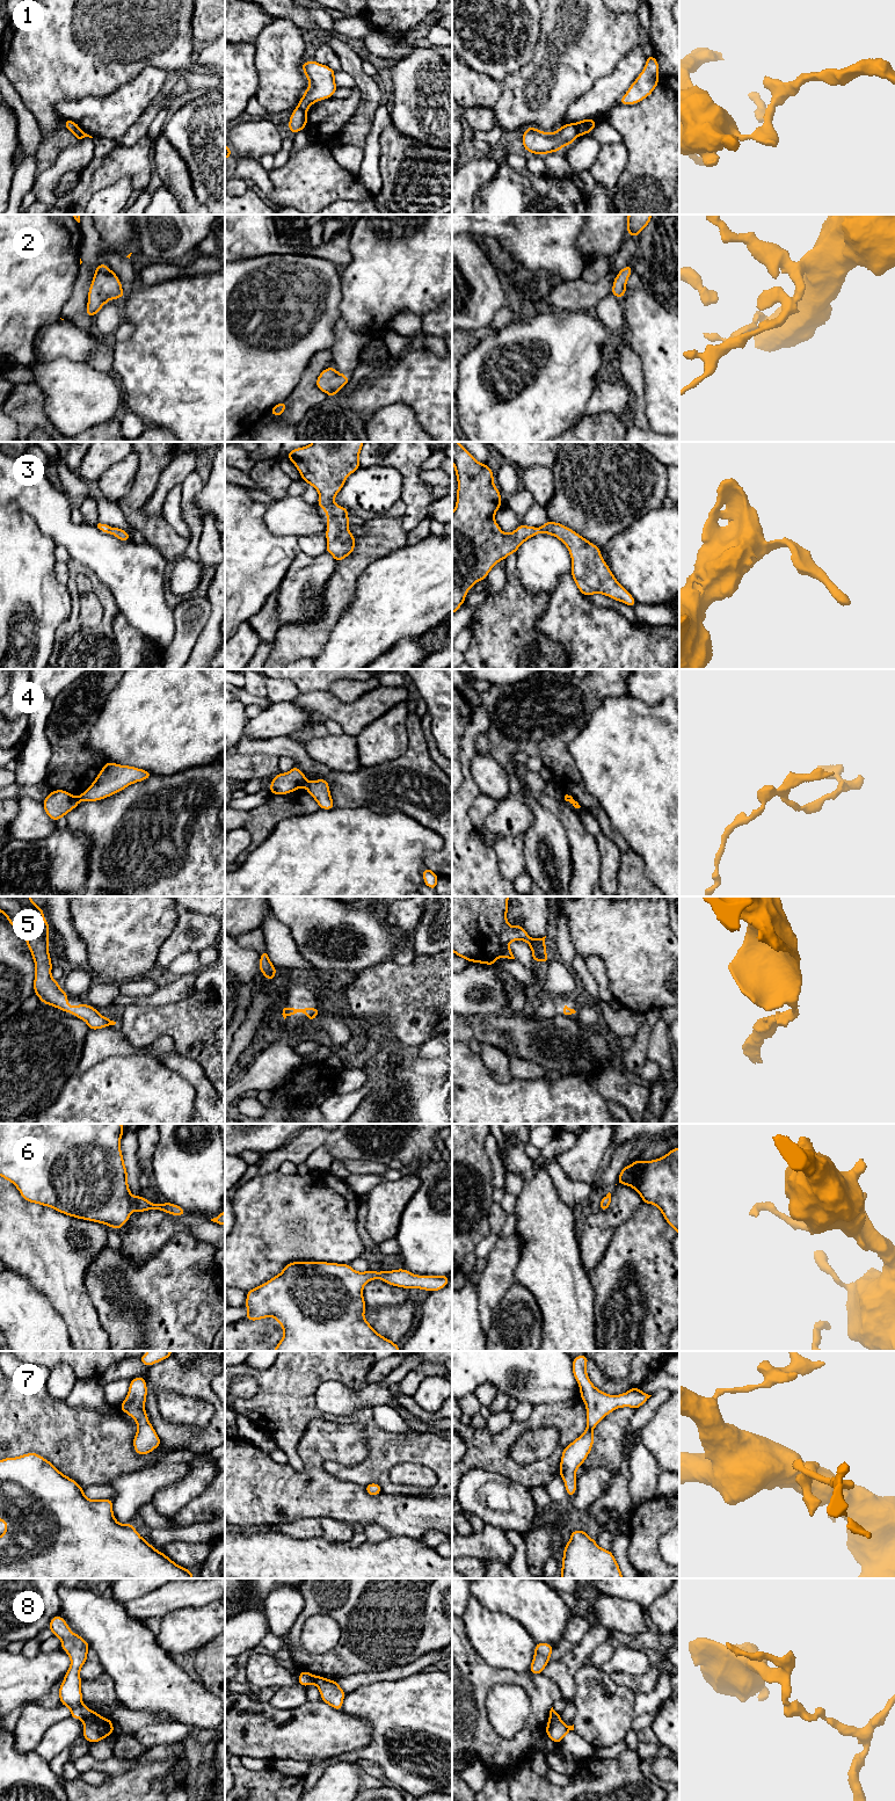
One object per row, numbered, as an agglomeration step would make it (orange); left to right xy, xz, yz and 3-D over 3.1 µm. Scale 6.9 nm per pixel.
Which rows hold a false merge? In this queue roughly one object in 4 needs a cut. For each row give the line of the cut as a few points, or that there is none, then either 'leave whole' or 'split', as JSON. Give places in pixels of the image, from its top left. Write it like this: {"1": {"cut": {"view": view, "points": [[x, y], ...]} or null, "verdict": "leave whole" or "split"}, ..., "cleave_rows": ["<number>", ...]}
{"1": {"cut": {"view": "yz", "points": [[573, 124], [579, 135]]}, "verdict": "split"}, "2": {"cut": null, "verdict": "leave whole"}, "3": {"cut": null, "verdict": "leave whole"}, "4": {"cut": {"view": "xz", "points": [[306, 781], [304, 785]]}, "verdict": "split"}, "5": {"cut": null, "verdict": "leave whole"}, "6": {"cut": null, "verdict": "leave whole"}, "7": {"cut": null, "verdict": "leave whole"}, "8": {"cut": {"view": "xy", "points": [[93, 1712], [82, 1720]]}, "verdict": "split"}, "cleave_rows": ["1", "4", "8"]}

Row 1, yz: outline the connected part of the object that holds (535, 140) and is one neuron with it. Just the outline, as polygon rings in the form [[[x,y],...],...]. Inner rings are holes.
[[[567,123],[552,133],[529,126],[524,131],[522,143],[526,152],[544,155],[551,152],[560,152],[562,146],[573,144],[576,137],[579,137],[579,132],[572,123]]]

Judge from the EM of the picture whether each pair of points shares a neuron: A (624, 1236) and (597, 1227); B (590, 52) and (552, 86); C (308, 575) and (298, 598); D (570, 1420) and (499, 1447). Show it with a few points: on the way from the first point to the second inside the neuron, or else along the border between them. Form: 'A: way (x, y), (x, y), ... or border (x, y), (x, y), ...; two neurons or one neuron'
A: border (632, 1212), (617, 1228), (602, 1257); two neurons
B: way (581, 57), (561, 77); one neuron
C: way (305, 581), (300, 593); one neuron
D: way (553, 1420), (537, 1420), (516, 1430); one neuron

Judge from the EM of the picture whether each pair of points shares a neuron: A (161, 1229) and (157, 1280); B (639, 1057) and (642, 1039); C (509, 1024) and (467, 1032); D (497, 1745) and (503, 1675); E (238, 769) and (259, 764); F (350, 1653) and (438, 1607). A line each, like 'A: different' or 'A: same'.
A: different
B: same
C: same
D: same
E: same
F: same

